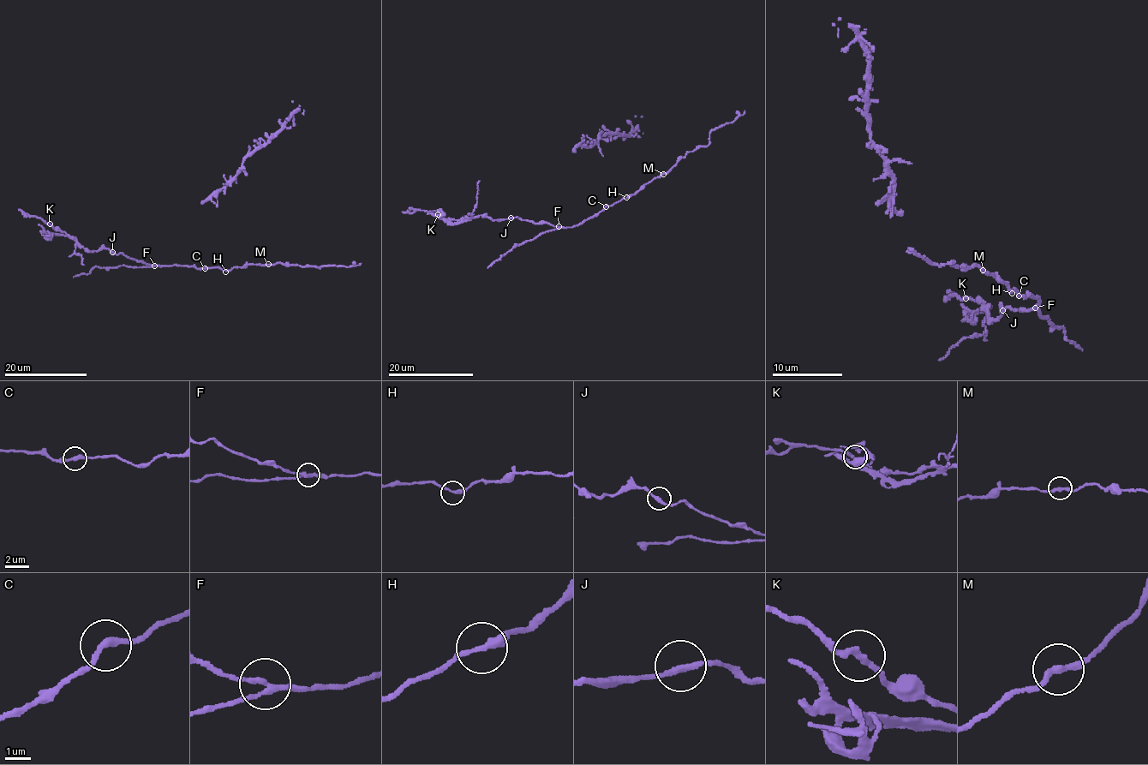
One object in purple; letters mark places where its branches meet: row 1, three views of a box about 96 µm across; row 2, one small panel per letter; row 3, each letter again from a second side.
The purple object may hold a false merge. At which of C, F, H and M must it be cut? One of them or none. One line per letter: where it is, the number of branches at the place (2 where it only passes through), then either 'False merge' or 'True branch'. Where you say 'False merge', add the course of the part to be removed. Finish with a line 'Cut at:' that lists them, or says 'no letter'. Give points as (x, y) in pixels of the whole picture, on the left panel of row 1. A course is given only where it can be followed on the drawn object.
C: Place: (205, 268). Branches: 2. True branch
F: Place: (154, 265). Branches: 3. False merge. Course of the part to remove: (154, 265), (122, 254), (114, 254), (107, 248), (86, 250), (64, 232), (18, 209)
H: Place: (225, 271). Branches: 2. True branch
M: Place: (268, 264). Branches: 2. True branch
Cut at: F

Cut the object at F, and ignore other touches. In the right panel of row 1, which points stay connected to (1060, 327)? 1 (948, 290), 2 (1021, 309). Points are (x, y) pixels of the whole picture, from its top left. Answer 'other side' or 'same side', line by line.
1: other side
2: other side

